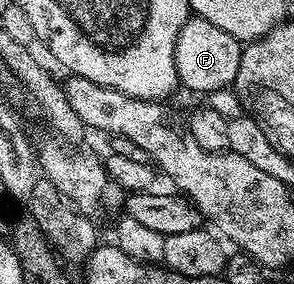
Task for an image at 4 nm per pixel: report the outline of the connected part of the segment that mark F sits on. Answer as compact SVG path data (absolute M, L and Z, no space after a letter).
M192 16L181 28L175 45L175 67L182 89L192 90L195 94L215 94L234 83L237 68L241 68L243 46L229 32L209 24L209 20Z

